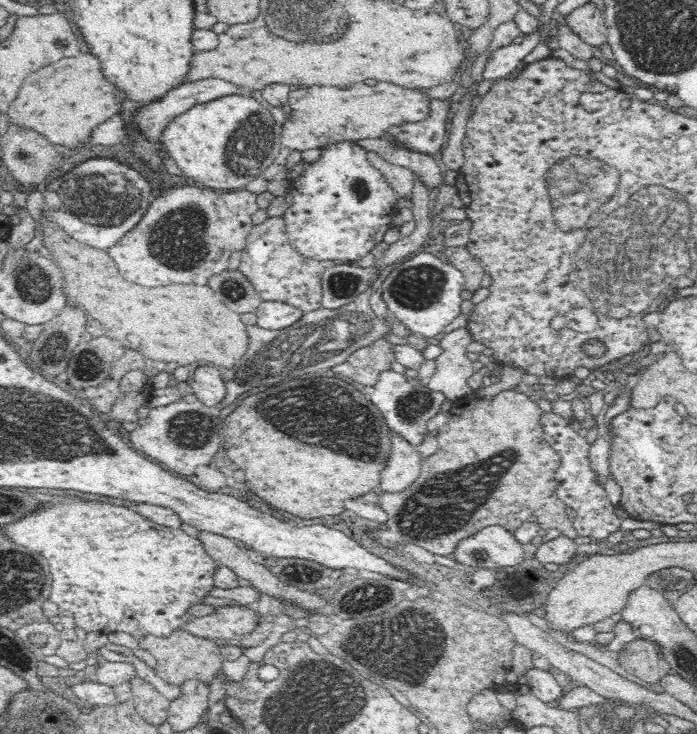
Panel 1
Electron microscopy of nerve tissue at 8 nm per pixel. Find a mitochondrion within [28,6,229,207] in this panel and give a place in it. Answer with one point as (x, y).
(58, 42)

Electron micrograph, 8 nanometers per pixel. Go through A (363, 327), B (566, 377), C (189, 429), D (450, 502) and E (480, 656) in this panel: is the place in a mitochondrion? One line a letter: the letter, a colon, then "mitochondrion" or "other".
A: mitochondrion
B: other
C: mitochondrion
D: mitochondrion
E: other

